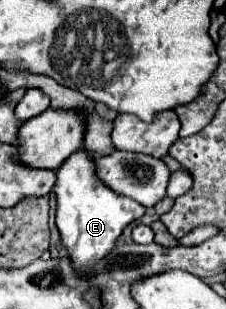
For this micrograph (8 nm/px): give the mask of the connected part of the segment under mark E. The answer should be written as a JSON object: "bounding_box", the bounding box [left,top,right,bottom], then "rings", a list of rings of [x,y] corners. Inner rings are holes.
{"bounding_box":[56,150,144,276],"rings":[[[82,150],[74,152],[56,172],[56,198],[58,198],[58,210],[56,210],[56,226],[60,230],[62,244],[68,250],[72,268],[80,272],[82,276],[88,276],[94,272],[96,264],[102,262],[110,250],[114,250],[118,236],[122,230],[138,220],[138,216],[144,214],[144,206],[112,192],[108,186],[104,186],[96,172],[94,162],[88,158]]]}

